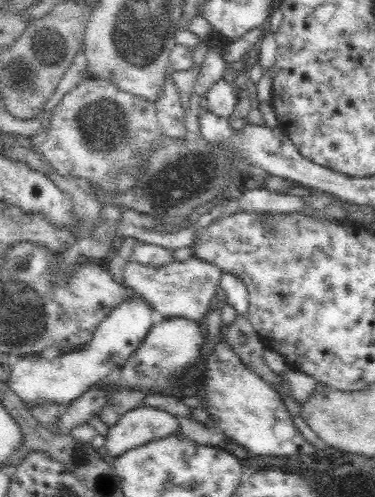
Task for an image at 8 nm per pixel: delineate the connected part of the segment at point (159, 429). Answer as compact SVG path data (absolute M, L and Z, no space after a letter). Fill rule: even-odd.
M141 405L122 414L114 426L109 426L105 447L108 454L116 457L136 446L171 436L179 427L173 414Z

